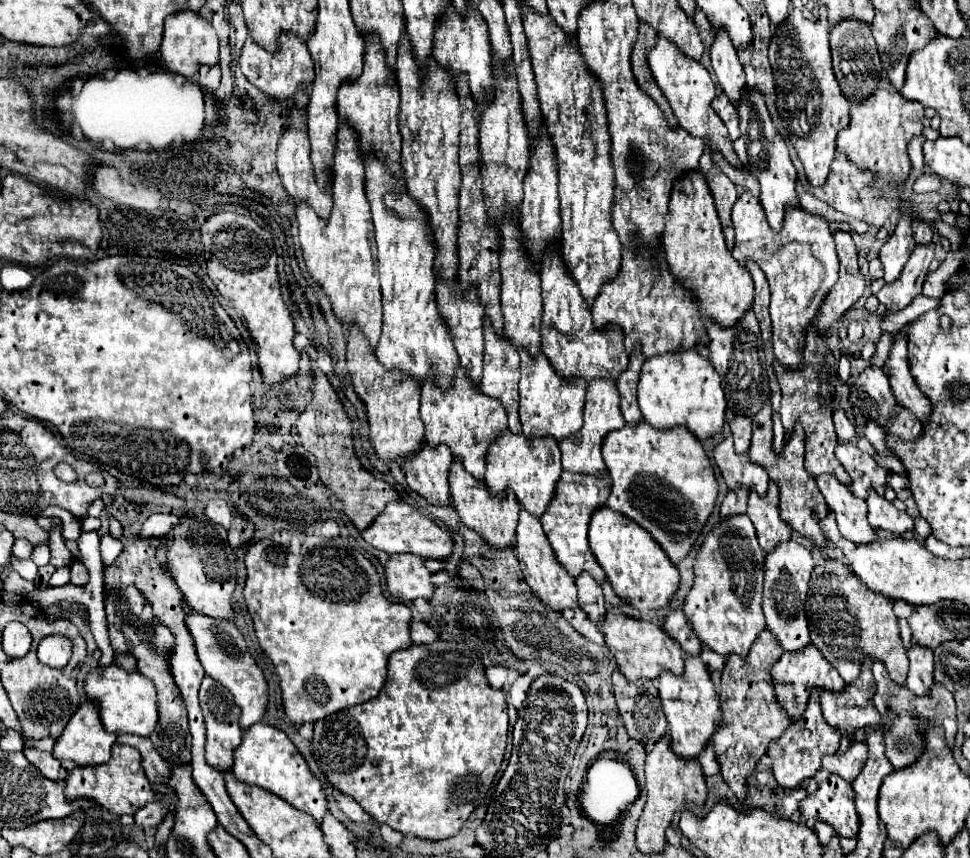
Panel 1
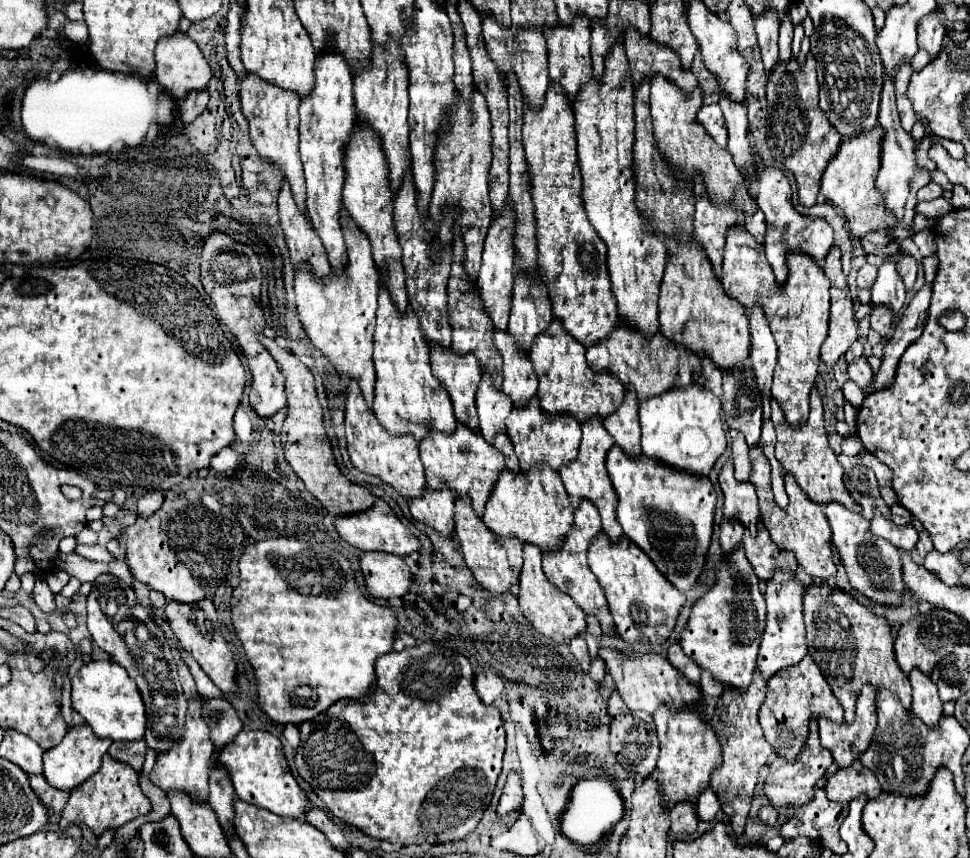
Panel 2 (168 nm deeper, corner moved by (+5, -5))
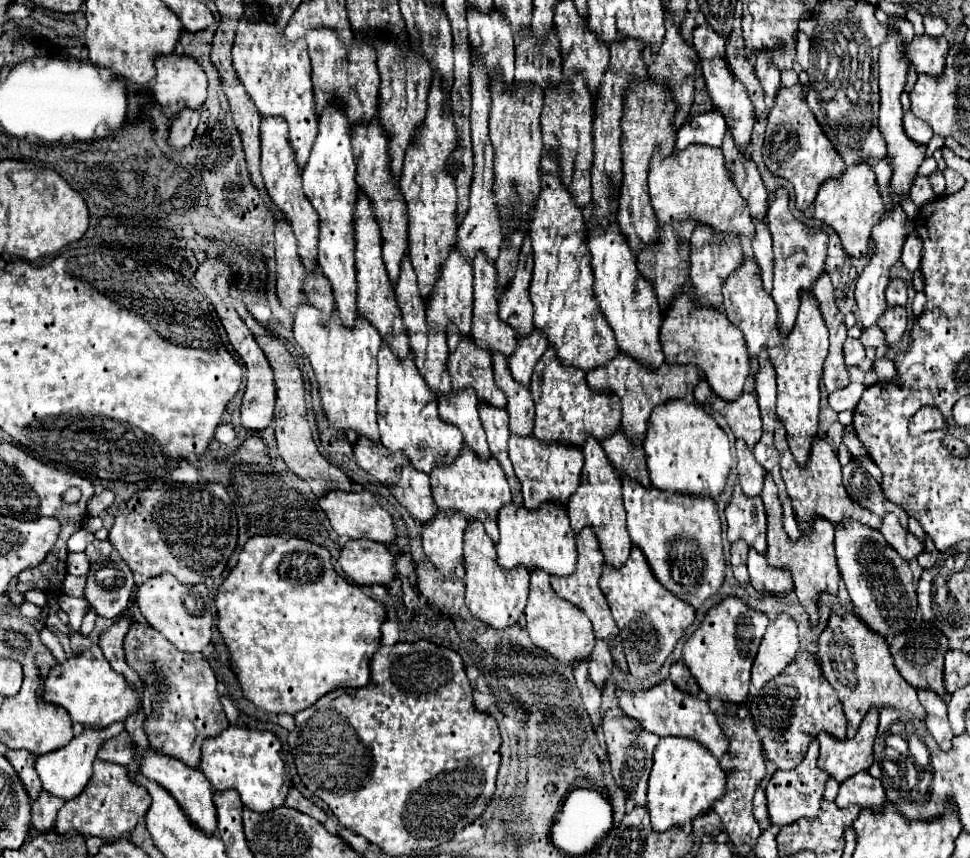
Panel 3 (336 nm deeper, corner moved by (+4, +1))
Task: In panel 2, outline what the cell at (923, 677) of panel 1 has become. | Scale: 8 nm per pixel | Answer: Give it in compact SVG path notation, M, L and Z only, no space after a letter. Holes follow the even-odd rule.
M913 670L909 680L913 686L913 714L919 716L929 728L935 728L943 716L943 702L937 694L937 686L919 670Z

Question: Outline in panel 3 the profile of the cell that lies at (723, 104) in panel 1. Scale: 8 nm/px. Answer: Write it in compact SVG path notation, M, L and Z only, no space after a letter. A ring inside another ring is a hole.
M710 110L702 114L694 114L686 118L682 128L678 130L676 148L686 148L688 144L708 144L708 146L722 146L722 138L726 132L726 122L720 110Z

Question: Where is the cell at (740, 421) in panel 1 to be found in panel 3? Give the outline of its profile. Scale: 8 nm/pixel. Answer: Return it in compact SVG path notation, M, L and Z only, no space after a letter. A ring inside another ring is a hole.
M736 444L736 450L738 450L738 482L742 486L742 492L746 496L758 496L762 492L762 482L764 482L764 468L756 462L754 454L750 448L740 448L740 444Z

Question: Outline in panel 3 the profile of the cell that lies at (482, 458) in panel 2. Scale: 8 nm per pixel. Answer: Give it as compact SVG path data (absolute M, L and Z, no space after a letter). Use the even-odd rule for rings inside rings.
M464 446L452 464L436 466L430 472L430 484L432 484L434 502L442 512L458 510L466 518L478 518L484 524L490 538L494 542L498 542L496 514L498 514L498 508L502 508L502 504L508 504L512 500L506 474L504 474L502 466L498 464L498 460L494 460L494 458L484 460L470 446Z

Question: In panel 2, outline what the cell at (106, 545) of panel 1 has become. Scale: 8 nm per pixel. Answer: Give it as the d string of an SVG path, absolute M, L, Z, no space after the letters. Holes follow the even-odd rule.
M101 574L87 596L87 628L91 638L103 648L117 664L121 664L129 676L137 682L139 692L147 710L147 732L145 742L157 754L169 750L183 736L187 698L183 694L177 664L173 660L171 648L165 640L163 630L151 622L147 610L137 602L131 586L123 584L113 574Z

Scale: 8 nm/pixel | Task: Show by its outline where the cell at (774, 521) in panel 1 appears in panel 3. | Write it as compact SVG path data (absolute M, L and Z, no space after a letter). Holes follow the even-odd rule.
M750 548L748 552L748 572L750 572L750 584L756 590L772 594L786 594L788 590L792 590L790 570L768 566L766 556L756 552L756 548Z

